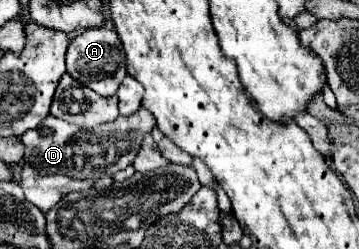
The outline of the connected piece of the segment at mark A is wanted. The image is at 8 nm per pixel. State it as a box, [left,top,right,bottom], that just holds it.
[67,27,127,95]

